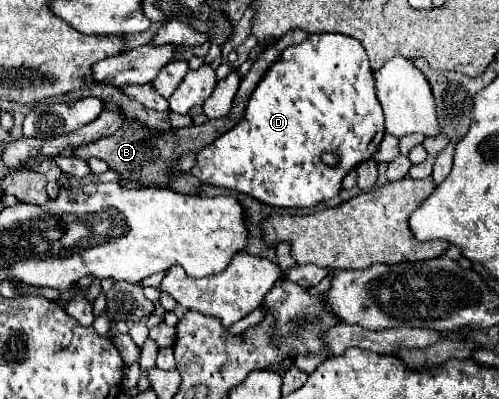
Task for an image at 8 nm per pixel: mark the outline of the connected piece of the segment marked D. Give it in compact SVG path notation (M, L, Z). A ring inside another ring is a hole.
M310 34L306 42L288 46L266 70L248 100L244 118L196 154L196 166L192 166L190 174L202 184L244 192L270 206L306 208L334 198L340 192L342 178L356 164L374 156L384 134L384 114L376 98L374 72L368 64L364 46L356 38L344 34ZM324 152L336 154L338 164L326 166L320 160Z

